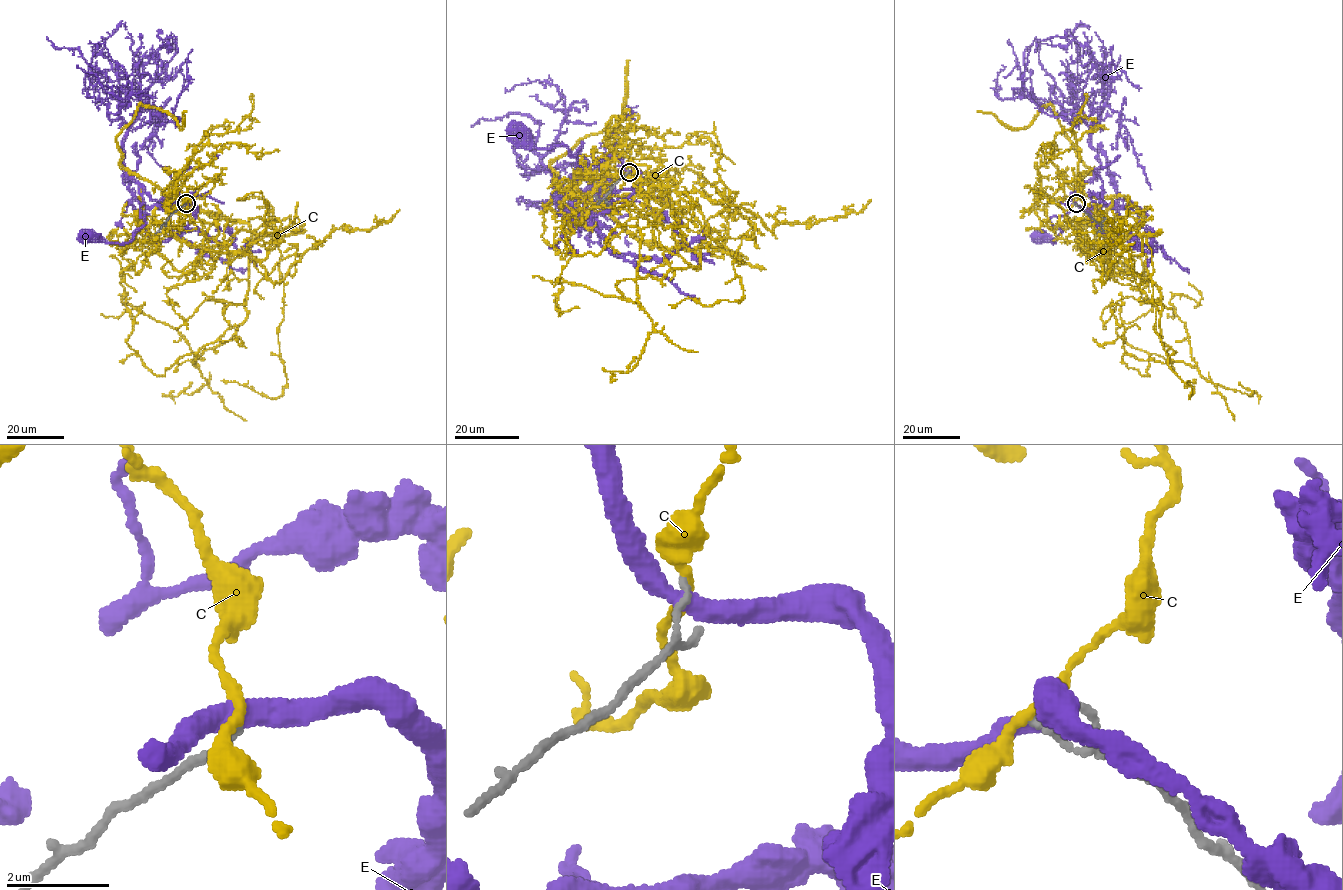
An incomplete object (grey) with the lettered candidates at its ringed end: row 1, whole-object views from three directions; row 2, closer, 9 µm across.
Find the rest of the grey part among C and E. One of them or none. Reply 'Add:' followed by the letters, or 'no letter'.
Add: no letter

